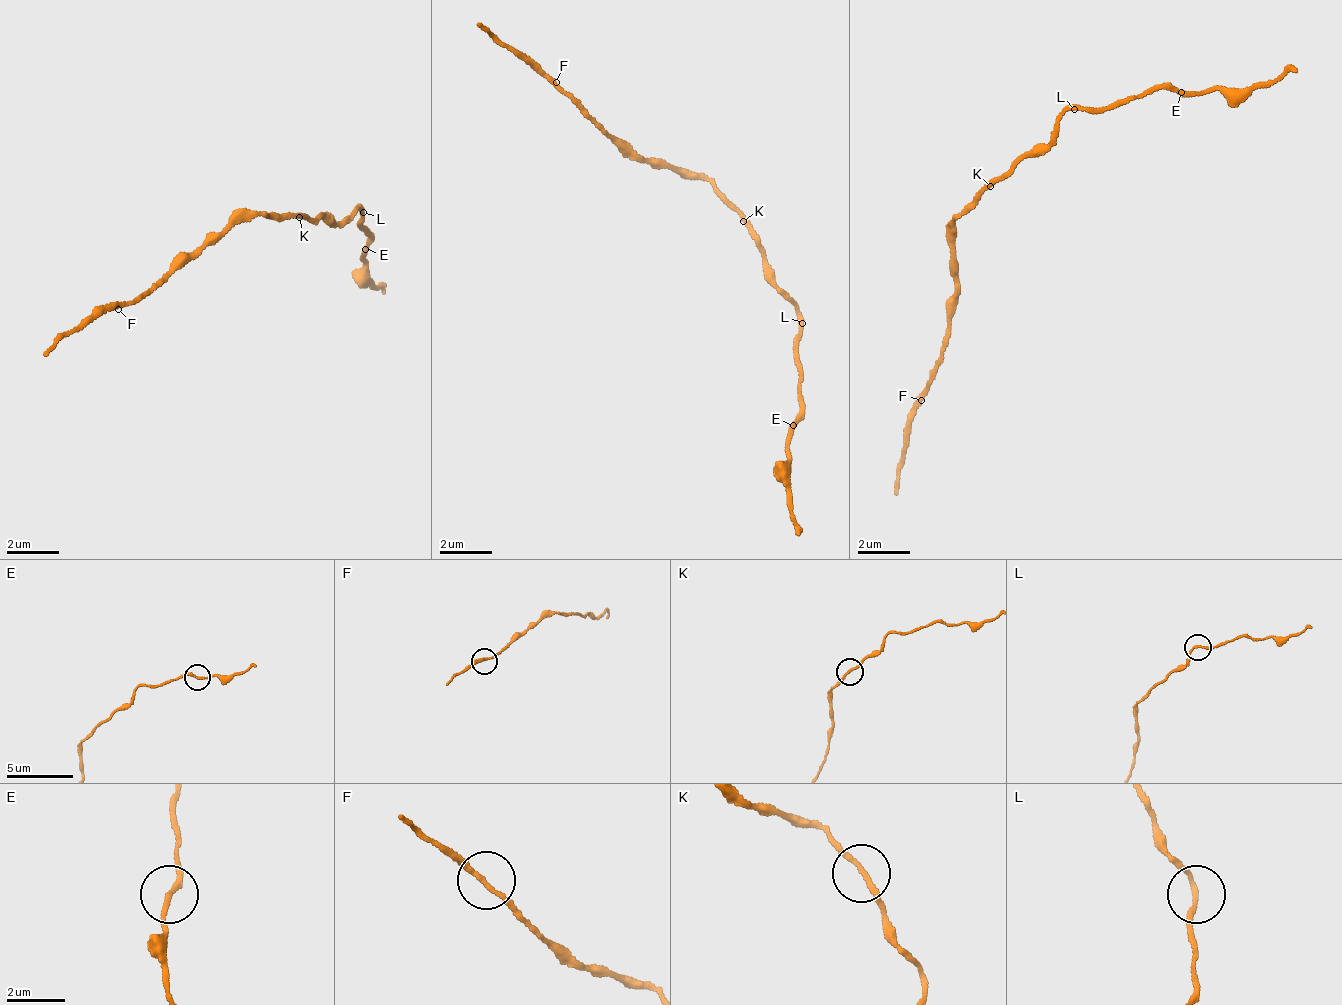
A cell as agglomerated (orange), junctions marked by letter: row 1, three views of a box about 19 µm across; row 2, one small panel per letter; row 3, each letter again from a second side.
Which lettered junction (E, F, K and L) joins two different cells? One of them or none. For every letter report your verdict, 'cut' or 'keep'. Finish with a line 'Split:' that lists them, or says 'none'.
E: cut
F: keep
K: keep
L: keep
Split: E

